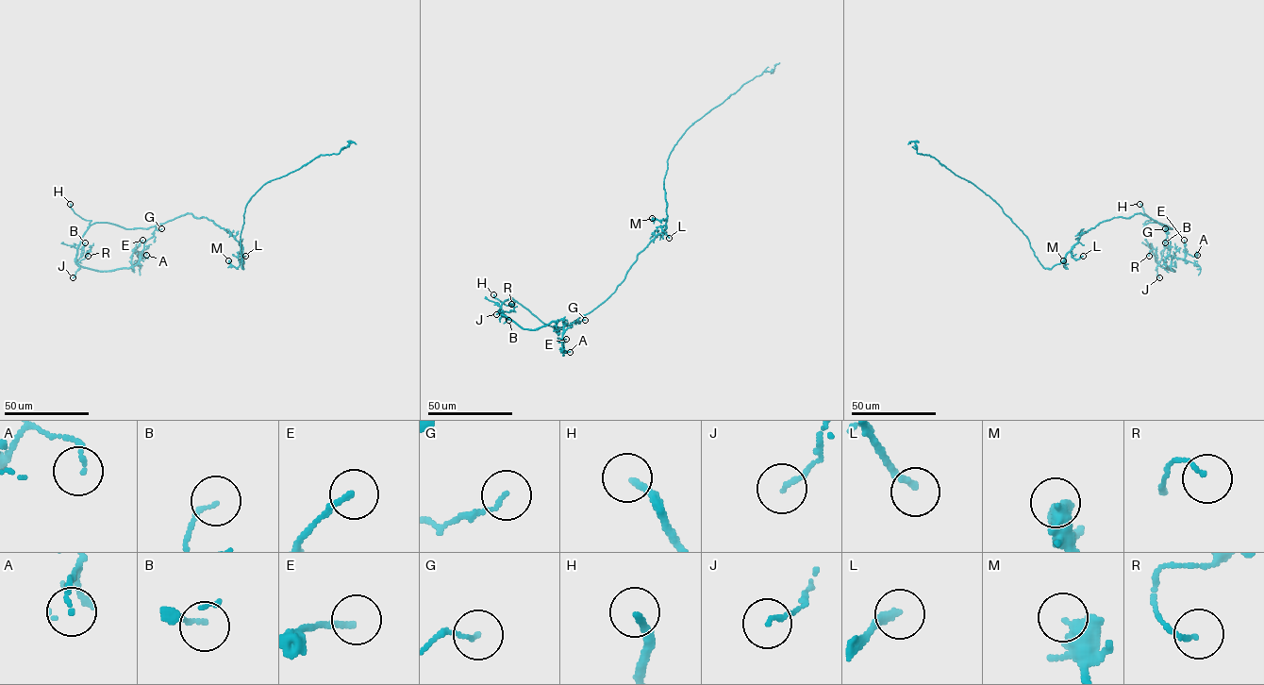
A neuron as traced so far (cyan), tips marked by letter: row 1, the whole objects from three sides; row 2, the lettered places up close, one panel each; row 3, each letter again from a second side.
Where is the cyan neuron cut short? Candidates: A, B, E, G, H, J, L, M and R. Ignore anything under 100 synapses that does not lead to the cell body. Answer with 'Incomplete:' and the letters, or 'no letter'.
Incomplete: H

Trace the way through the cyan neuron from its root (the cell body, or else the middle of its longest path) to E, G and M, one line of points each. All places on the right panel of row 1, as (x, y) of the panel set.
E: (1106, 220), (1140, 213), (1172, 228), (1148, 223), (1143, 233), (1172, 271), (1164, 260), (1185, 257), (1184, 240)
G: (1106, 220), (1140, 213), (1172, 228), (1148, 223), (1143, 233), (1156, 261), (1174, 271), (1164, 263), (1165, 228)
M: (1106, 220), (1080, 237), (1066, 256), (1065, 267), (1063, 260)

